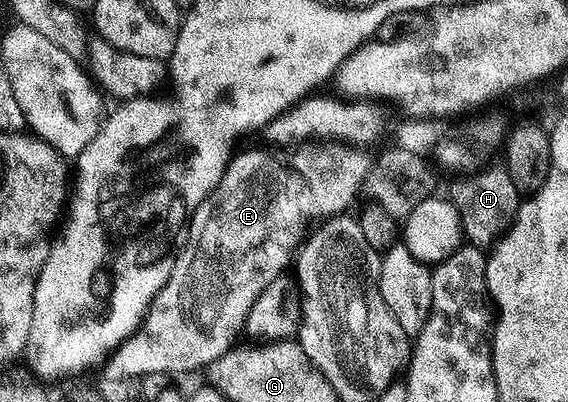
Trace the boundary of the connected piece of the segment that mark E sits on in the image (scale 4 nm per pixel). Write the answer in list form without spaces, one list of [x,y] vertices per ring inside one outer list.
[[[319,141],[316,144],[316,147],[305,148],[292,167],[267,151],[240,150],[232,158],[221,181],[217,181],[205,201],[201,201],[192,213],[186,243],[178,248],[171,276],[147,308],[141,326],[106,360],[109,378],[127,379],[130,375],[176,377],[190,371],[202,372],[217,357],[236,346],[238,339],[235,338],[246,328],[253,301],[257,301],[263,290],[288,270],[312,224],[344,214],[363,183],[363,170],[366,167],[368,170],[369,163],[359,159],[354,146],[343,141]]]

